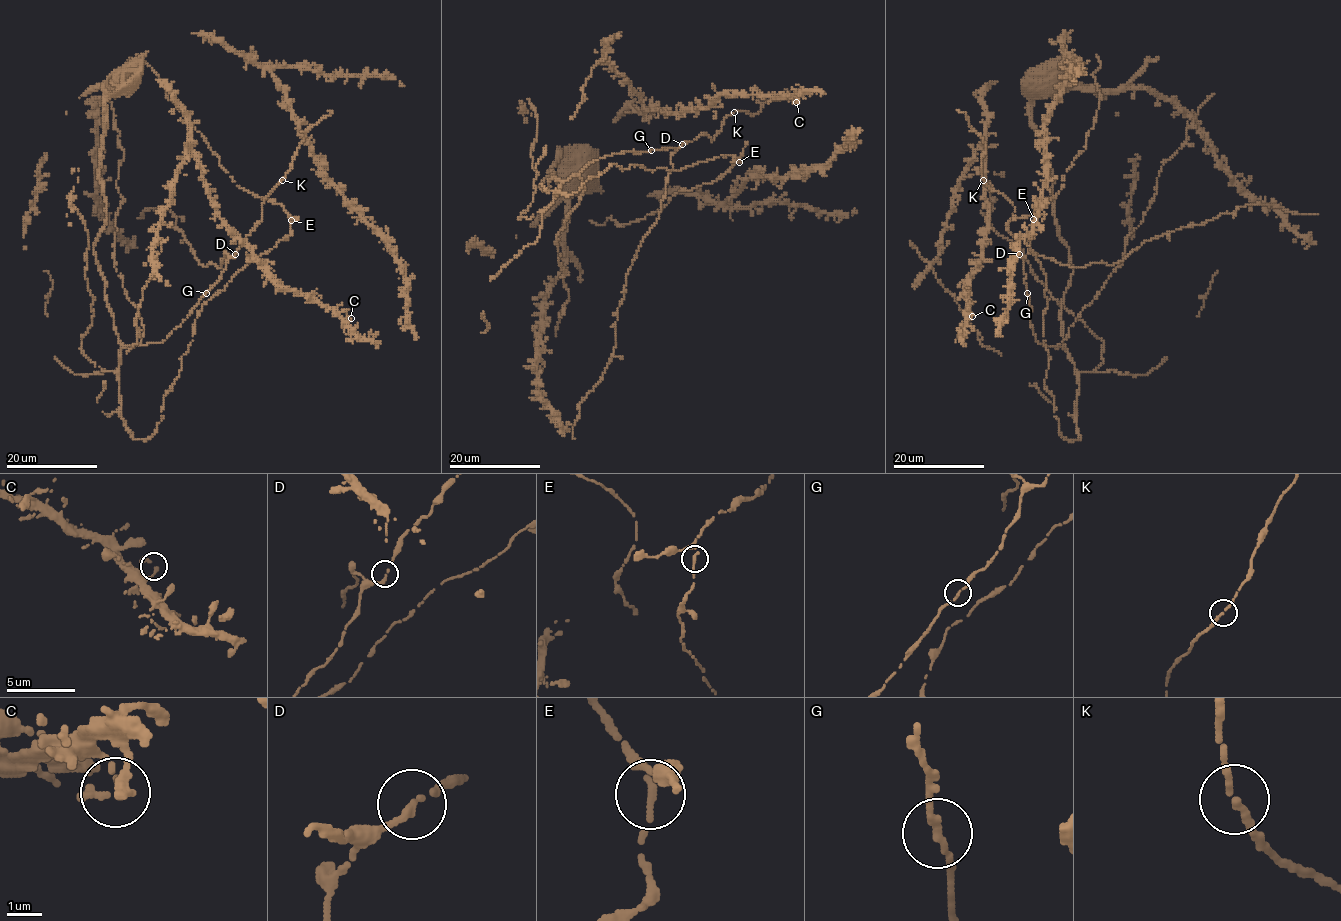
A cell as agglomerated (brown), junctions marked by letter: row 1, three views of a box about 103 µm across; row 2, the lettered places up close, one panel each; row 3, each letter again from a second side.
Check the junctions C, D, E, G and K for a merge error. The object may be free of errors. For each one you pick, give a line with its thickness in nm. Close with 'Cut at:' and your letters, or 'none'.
Cut at: none

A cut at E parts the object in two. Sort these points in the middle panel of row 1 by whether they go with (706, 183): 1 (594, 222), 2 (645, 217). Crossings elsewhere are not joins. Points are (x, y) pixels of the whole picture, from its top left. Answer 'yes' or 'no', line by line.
1: yes
2: yes

